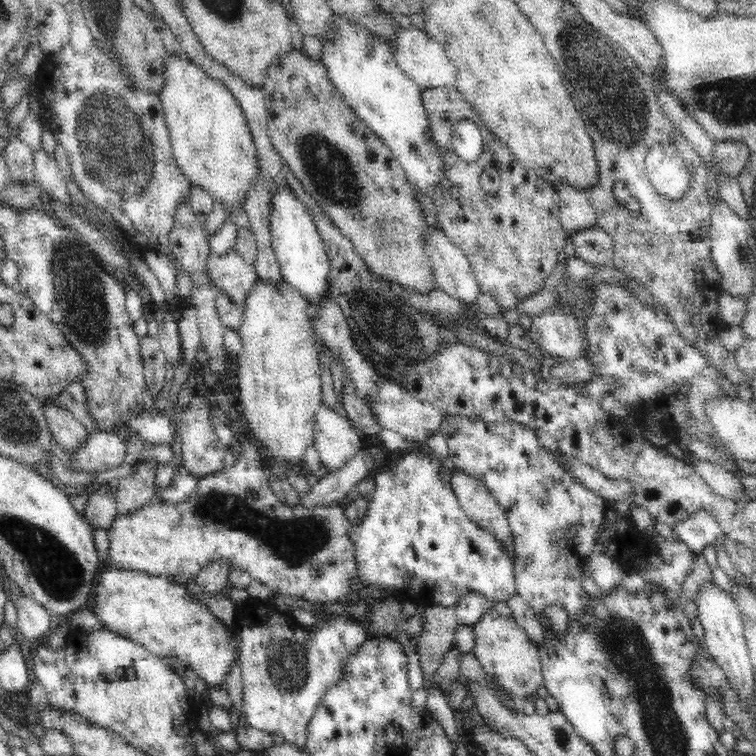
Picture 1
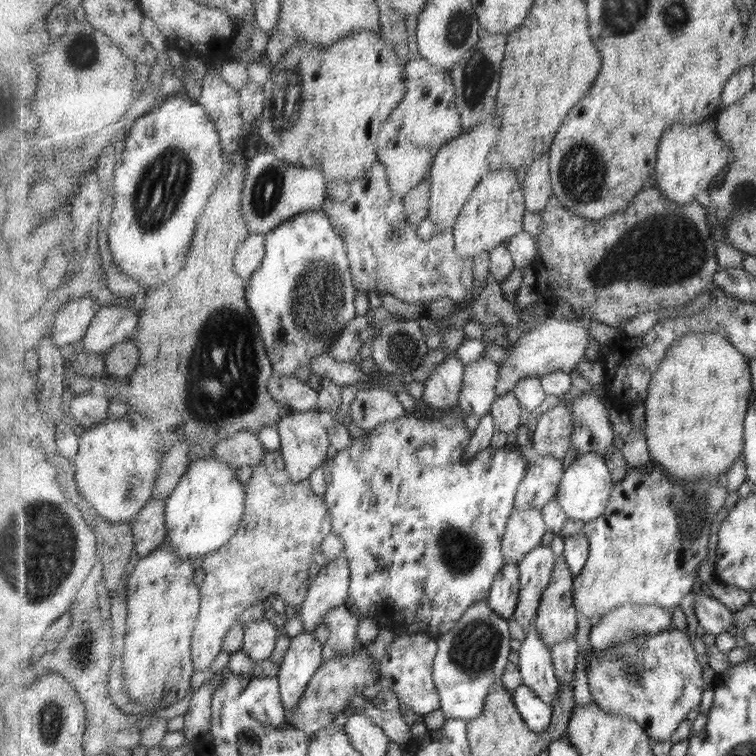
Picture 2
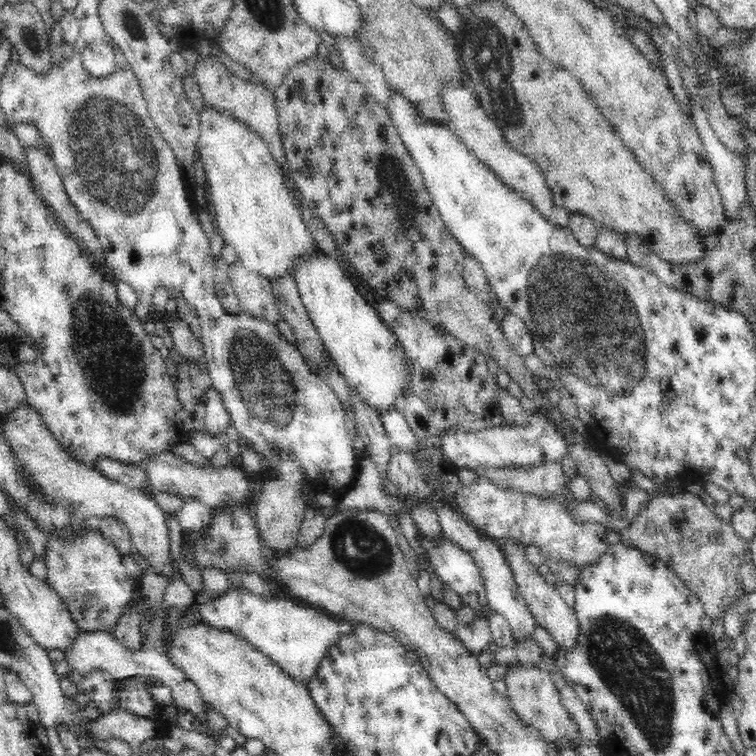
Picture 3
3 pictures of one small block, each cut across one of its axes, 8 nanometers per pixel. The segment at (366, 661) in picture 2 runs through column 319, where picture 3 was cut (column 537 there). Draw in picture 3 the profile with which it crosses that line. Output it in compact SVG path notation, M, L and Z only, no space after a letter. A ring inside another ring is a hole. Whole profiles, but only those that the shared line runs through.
M518 661L508 666L502 684L507 689L506 696L509 697L516 714L528 727L538 731L547 746L554 748L554 751L560 748L572 748L579 754L582 737L576 722L570 718L570 714L562 706L560 691L552 684L551 673L536 667L522 667Z

